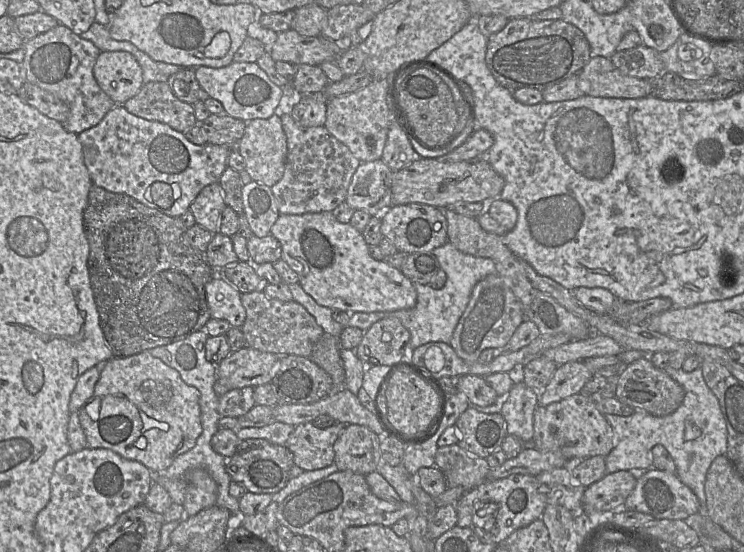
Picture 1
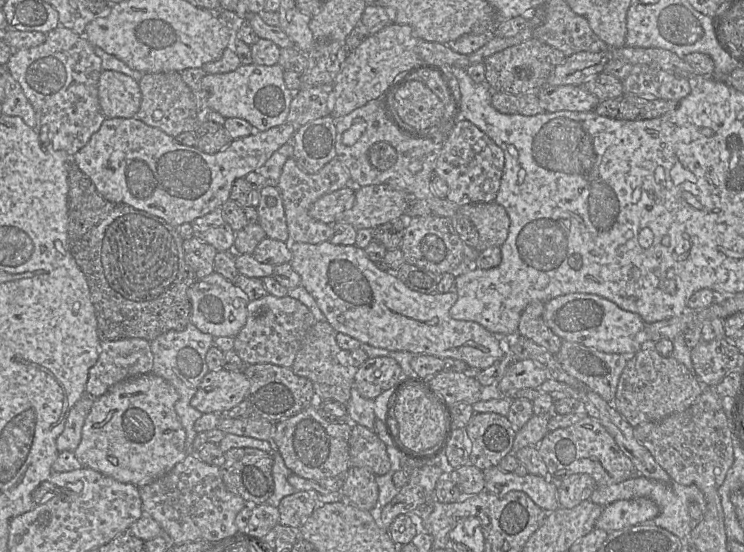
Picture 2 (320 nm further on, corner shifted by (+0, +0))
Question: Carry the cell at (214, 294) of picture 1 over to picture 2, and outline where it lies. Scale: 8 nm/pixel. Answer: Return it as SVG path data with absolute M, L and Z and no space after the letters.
M211 274L197 279L189 287L191 301L191 323L200 331L217 337L235 337L246 323L248 300L234 285L221 274Z

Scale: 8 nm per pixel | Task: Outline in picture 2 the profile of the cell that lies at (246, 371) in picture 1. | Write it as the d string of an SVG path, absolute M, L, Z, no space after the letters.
M225 369L209 370L191 399L191 406L201 413L227 413L246 399L249 388L249 380L243 372L228 371Z

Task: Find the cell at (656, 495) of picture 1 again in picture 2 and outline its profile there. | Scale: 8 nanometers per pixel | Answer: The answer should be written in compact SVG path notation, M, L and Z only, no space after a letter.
M648 498L617 500L603 507L595 528L609 533L644 522L652 522L658 514L657 504Z

